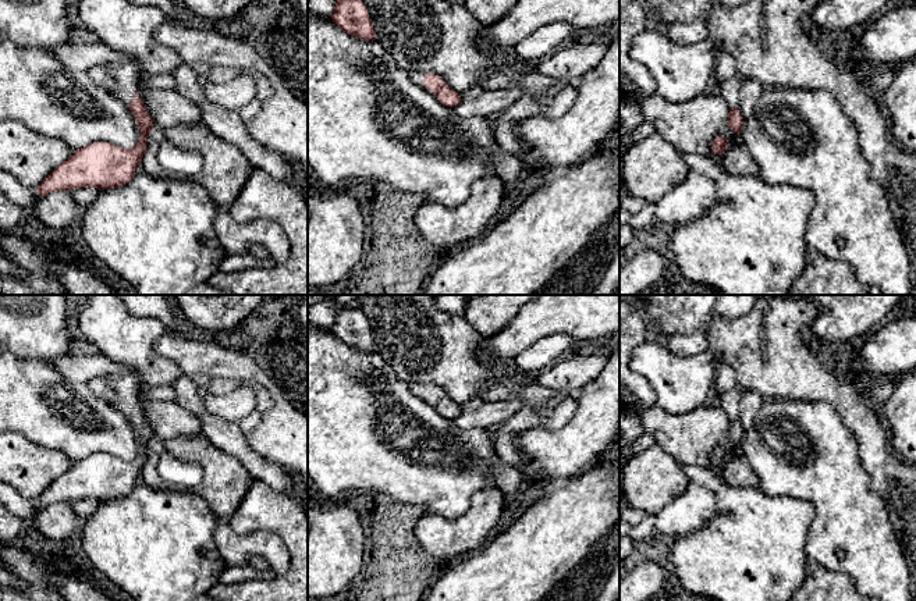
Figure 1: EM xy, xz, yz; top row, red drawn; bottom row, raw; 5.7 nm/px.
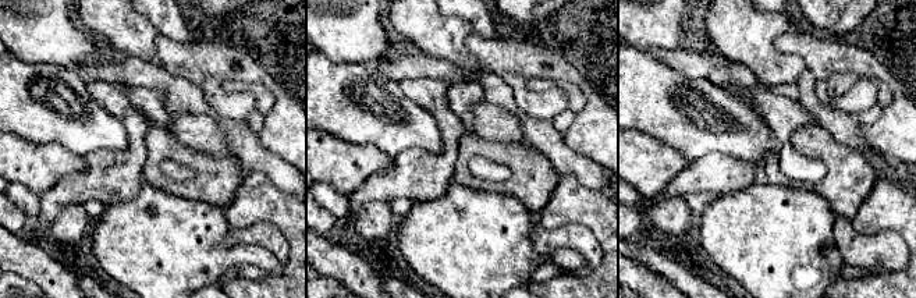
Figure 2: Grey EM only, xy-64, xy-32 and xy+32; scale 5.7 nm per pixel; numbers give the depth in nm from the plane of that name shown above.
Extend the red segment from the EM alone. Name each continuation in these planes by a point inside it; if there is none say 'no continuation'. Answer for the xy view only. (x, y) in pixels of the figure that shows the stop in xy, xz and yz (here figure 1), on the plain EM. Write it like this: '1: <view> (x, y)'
1: xy (120, 391)

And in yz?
no continuation

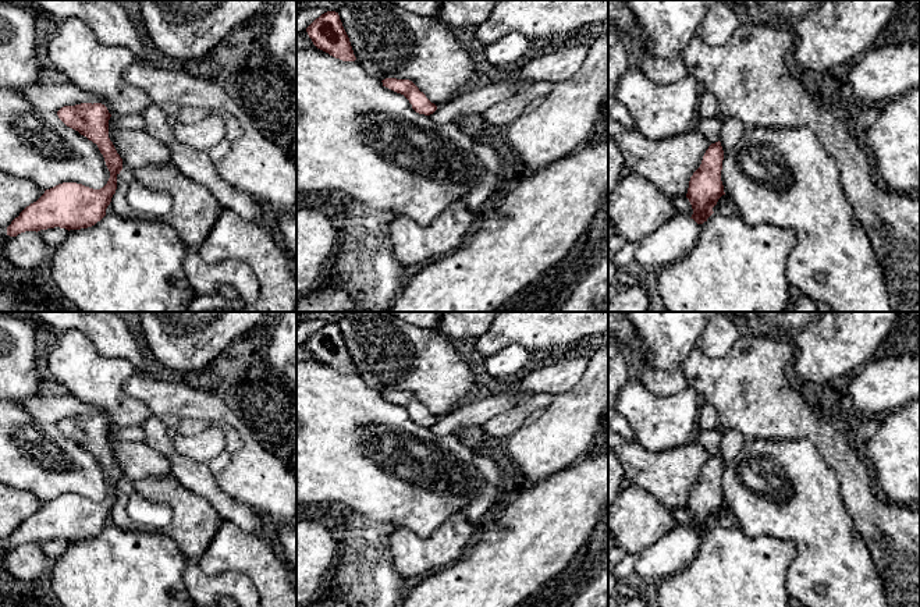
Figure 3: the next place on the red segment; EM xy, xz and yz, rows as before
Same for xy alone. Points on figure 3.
no continuation

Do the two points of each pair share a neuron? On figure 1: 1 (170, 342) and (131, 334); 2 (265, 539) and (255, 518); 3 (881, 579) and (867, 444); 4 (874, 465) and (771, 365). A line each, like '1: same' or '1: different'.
1: different
2: different
3: different
4: same

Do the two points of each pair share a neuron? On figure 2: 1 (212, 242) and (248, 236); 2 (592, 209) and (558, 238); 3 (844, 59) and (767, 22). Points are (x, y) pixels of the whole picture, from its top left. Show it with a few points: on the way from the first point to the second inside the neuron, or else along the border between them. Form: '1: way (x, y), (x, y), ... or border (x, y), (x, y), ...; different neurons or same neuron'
1: border (226, 236), (230, 245), (255, 244), (258, 247); different neurons
2: border (545, 227), (583, 224), (600, 245); different neurons
3: border (774, 41), (783, 52), (803, 59); different neurons

